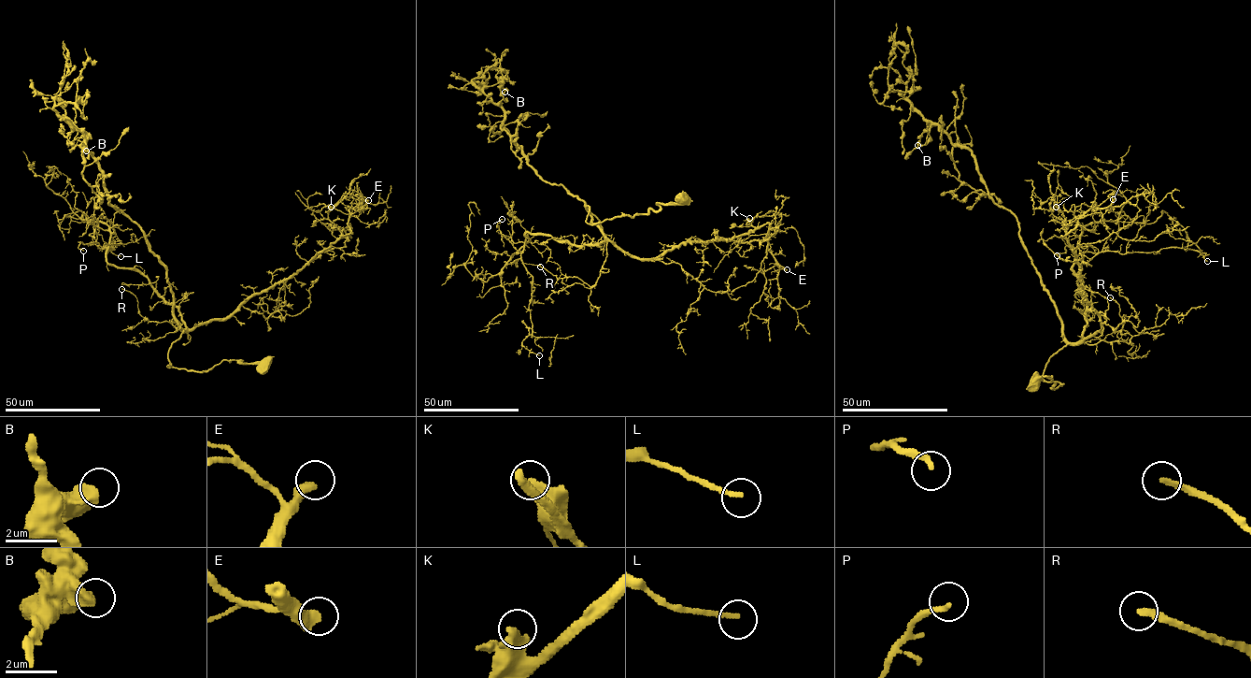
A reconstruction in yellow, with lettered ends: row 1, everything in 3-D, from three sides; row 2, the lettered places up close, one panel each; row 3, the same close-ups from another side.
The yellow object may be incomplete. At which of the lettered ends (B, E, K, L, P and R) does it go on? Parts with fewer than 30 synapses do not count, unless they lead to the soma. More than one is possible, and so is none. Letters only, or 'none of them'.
E, R

